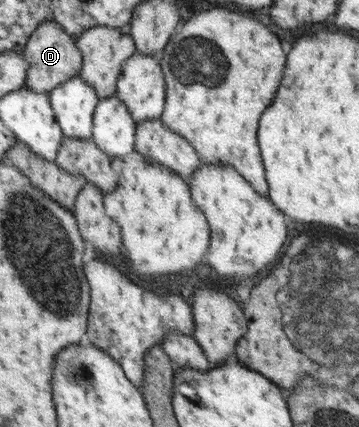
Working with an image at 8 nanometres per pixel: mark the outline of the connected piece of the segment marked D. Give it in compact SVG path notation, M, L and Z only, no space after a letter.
M54 21L39 22L40 26L32 34L24 58L28 60L27 88L36 94L50 94L58 85L70 80L79 74L82 68L83 58L79 48L75 46L75 38L67 34L67 31L56 26Z

